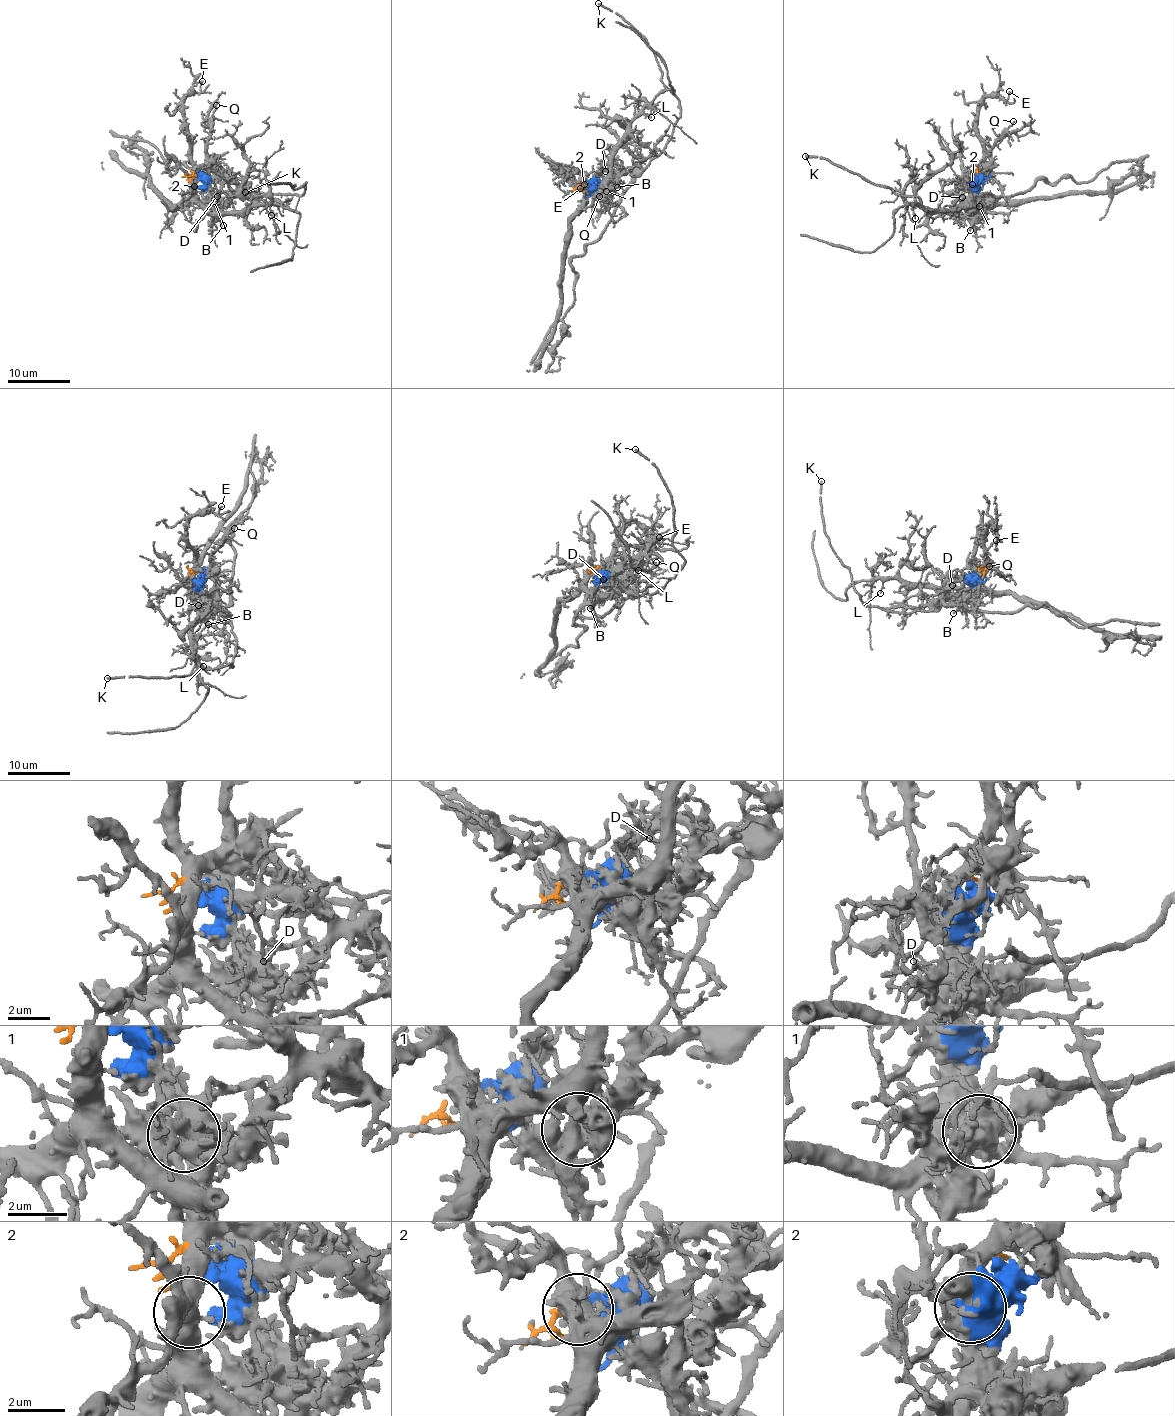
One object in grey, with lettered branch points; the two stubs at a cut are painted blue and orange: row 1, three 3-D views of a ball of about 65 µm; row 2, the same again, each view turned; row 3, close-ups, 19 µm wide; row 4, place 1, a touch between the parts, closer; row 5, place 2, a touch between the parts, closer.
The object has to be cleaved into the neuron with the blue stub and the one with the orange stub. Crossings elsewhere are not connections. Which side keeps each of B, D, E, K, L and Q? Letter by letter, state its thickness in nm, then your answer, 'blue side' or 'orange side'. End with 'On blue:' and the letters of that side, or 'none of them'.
B: calibre 180 nm; blue side
D: calibre 120 nm; blue side
E: calibre 150 nm; orange side
K: calibre 240 nm; blue side
L: calibre 140 nm; orange side
Q: calibre 160 nm; orange side
On blue: B, D, K

